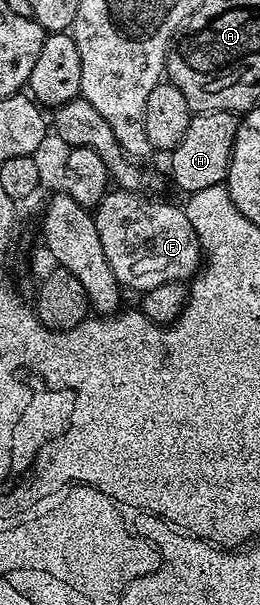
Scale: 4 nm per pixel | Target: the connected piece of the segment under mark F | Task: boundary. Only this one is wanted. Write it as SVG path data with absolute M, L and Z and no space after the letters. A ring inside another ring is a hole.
M110 190L93 212L95 230L99 230L99 242L103 242L103 254L107 254L115 278L126 289L138 288L141 294L155 286L163 286L163 282L192 281L203 263L203 253L184 207L180 203L168 204L165 200L152 200L141 194L137 190Z

